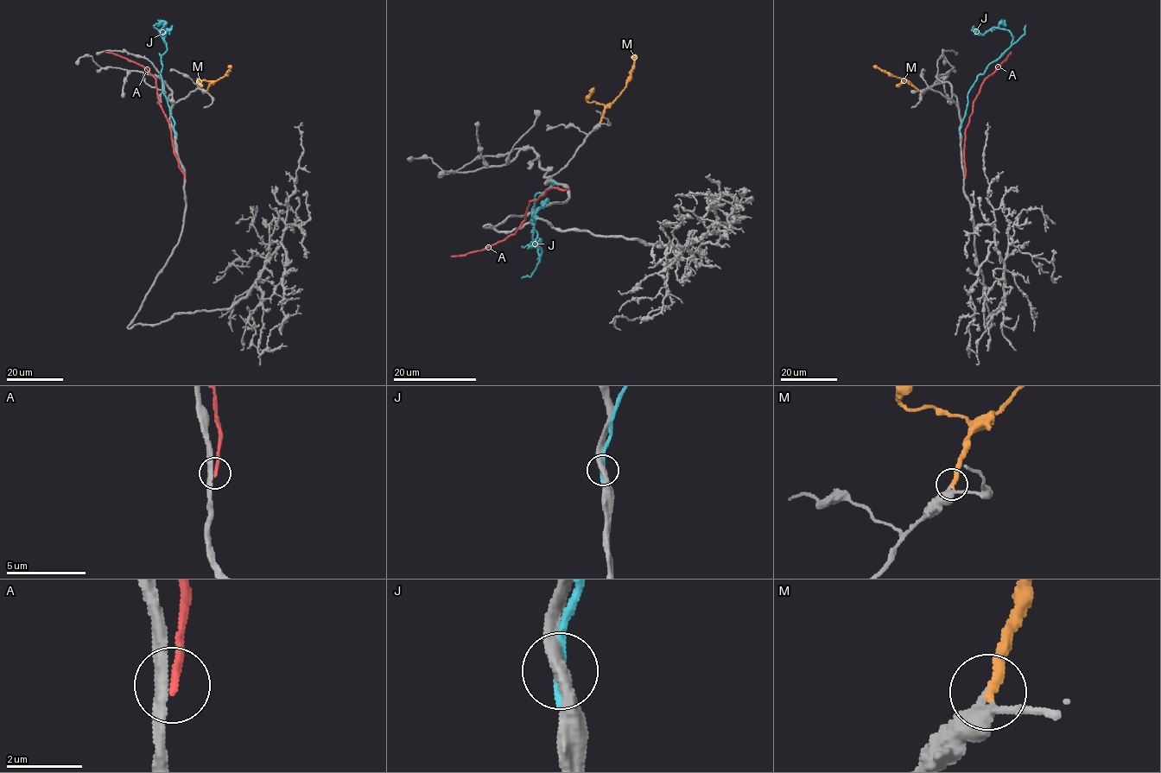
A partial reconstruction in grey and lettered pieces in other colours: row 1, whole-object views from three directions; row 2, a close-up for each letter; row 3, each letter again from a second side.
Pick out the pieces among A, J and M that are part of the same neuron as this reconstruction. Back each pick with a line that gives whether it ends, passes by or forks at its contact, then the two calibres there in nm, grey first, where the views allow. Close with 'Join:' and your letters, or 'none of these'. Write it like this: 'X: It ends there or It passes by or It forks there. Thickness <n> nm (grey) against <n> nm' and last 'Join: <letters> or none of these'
M: It ends there. Thickness 280 nm (grey) against 240 nm
Join: M

